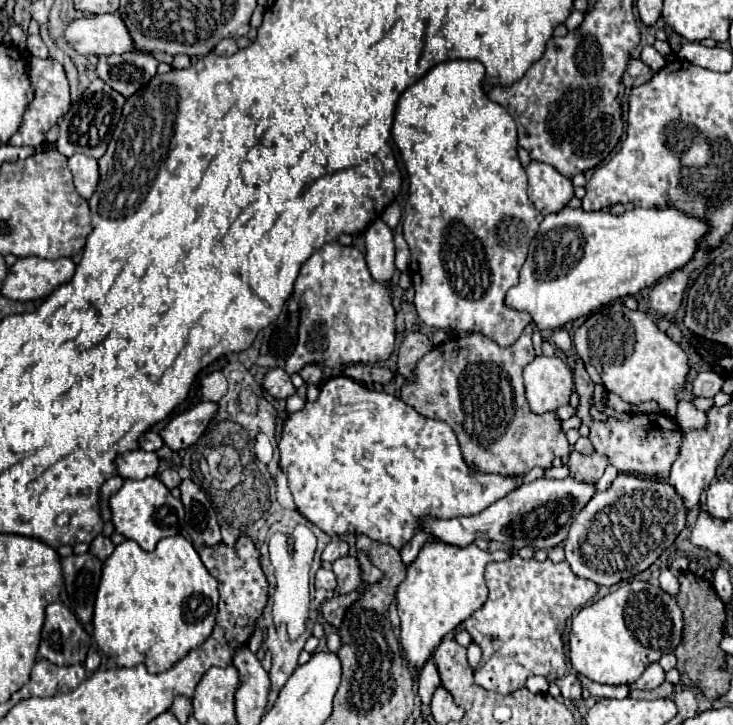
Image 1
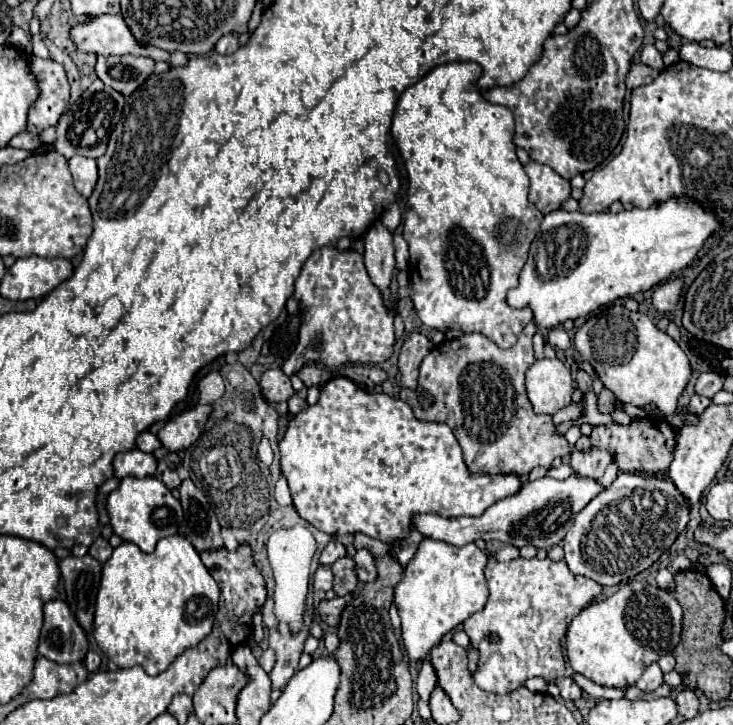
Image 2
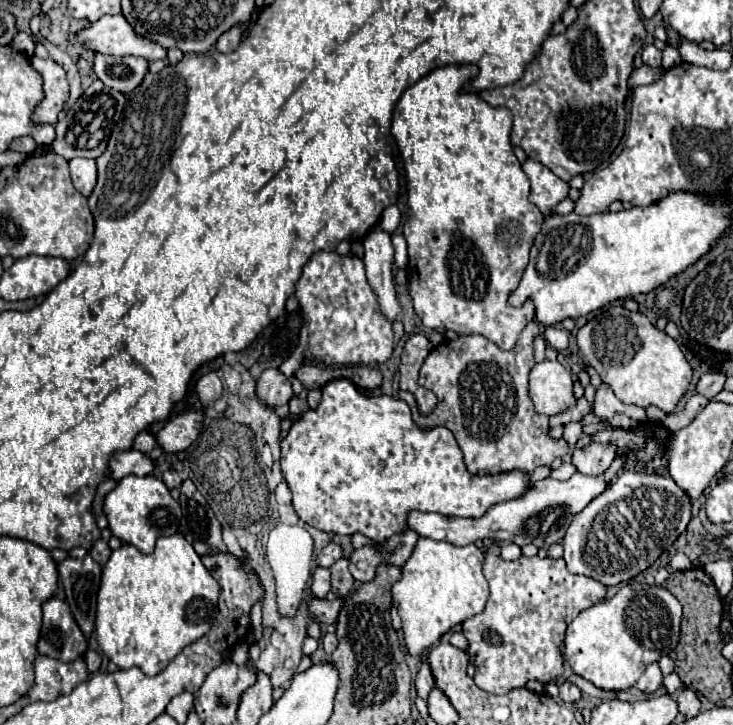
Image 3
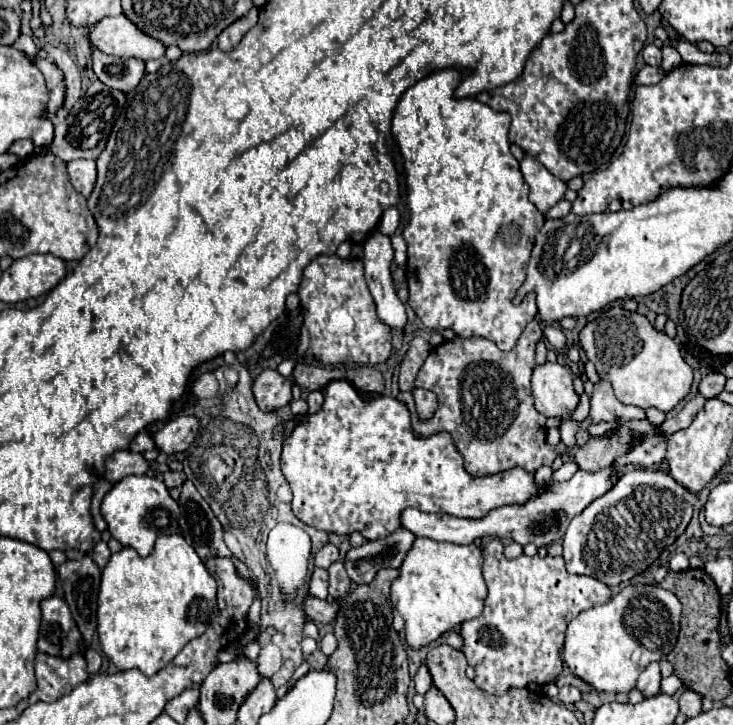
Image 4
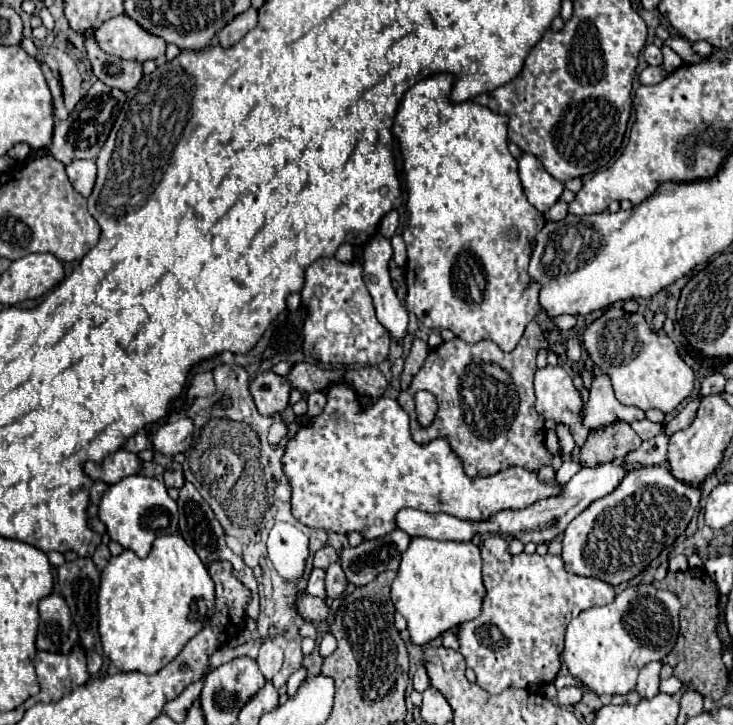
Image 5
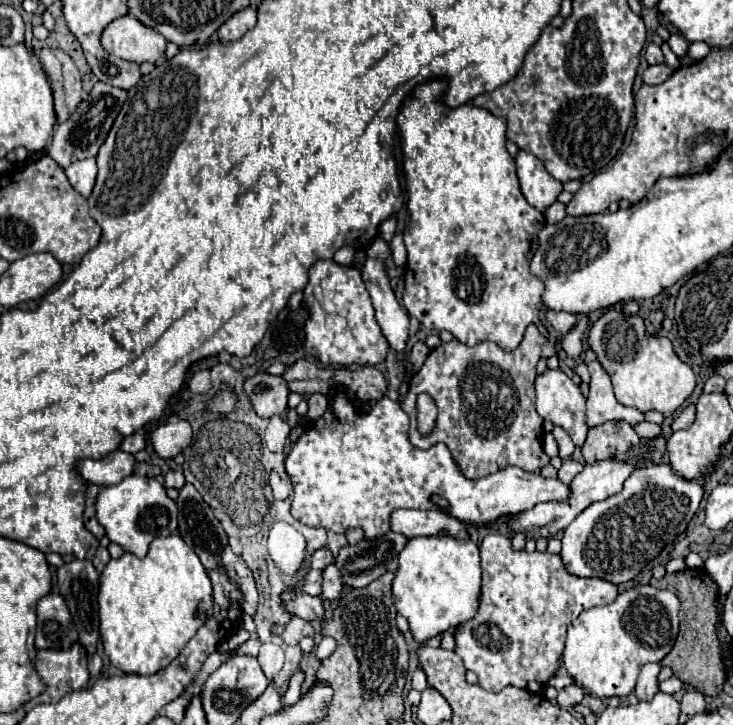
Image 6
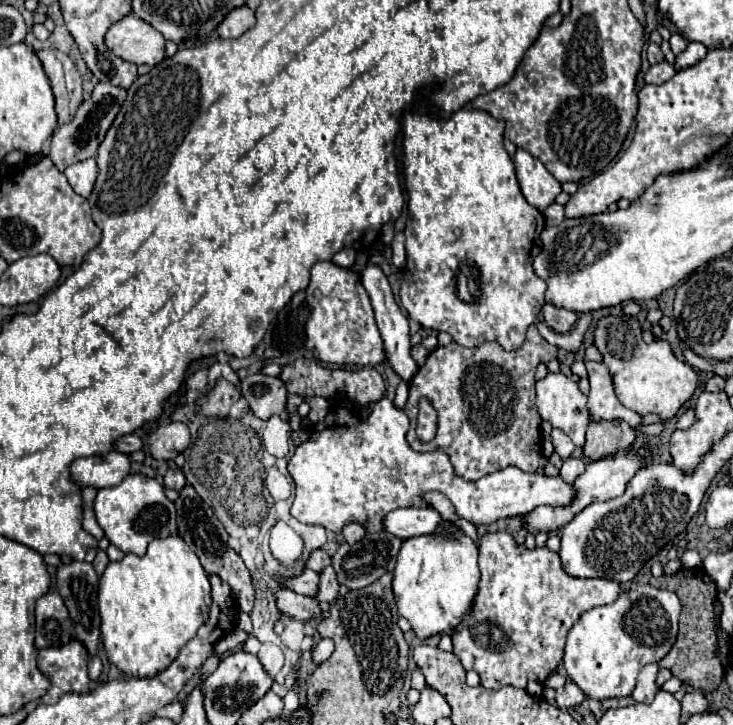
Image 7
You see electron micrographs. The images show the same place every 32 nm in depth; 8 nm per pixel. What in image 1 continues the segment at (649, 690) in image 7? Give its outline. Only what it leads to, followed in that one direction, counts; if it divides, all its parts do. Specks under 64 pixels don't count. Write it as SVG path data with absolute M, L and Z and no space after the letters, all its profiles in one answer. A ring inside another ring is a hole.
M654 662L654 664L650 664L650 666L644 670L644 674L636 680L634 686L640 688L640 690L654 690L654 688L658 688L662 682L664 682L664 670L660 668L658 662Z

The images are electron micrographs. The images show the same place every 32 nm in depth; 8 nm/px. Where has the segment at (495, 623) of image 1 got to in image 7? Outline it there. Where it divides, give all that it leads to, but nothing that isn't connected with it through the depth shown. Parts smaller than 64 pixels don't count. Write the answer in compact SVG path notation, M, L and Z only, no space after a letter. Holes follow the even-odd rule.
M488 532L478 542L480 550L480 586L472 602L472 610L468 616L462 618L458 626L452 630L452 644L454 654L460 658L464 670L474 670L480 674L480 682L488 690L498 690L502 686L516 686L526 688L528 680L544 682L550 672L558 668L564 656L564 644L568 630L578 622L578 618L592 610L594 606L604 606L614 602L622 586L614 580L598 580L588 578L580 580L574 576L568 576L562 566L556 552L550 548L534 548L528 550L524 544L518 544L510 532Z

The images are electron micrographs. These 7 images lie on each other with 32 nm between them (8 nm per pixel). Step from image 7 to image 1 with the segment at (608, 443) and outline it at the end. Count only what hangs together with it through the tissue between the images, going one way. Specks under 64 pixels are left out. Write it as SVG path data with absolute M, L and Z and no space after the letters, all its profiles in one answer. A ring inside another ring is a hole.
M570 452L570 460L568 460L568 468L570 468L570 476L574 476L576 480L584 480L584 482L598 482L598 478L604 474L608 466L608 456L594 452L592 456L584 456L580 452Z

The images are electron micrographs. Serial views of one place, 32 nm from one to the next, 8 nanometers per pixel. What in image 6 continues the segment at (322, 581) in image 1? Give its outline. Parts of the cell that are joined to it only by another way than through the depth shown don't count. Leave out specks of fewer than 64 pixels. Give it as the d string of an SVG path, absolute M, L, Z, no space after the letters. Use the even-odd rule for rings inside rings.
M308 570L306 576L304 576L304 582L298 584L296 592L318 596L320 594L320 584L322 584L322 572L320 570Z

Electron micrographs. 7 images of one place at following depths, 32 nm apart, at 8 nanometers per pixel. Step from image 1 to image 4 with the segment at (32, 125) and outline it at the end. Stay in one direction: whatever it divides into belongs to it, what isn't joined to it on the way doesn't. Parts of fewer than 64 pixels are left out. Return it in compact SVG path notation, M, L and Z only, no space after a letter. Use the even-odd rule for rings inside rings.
M36 58L34 62L36 62L36 66L40 68L40 72L46 78L46 86L48 86L48 92L50 92L48 116L52 118L56 114L56 110L60 108L60 104L64 102L64 78L62 78L62 72L56 66L52 66L48 60ZM18 140L16 144L12 144L12 148L10 148L8 152L10 152L10 154L16 154L16 156L20 156L20 158L26 158L26 156L32 154L32 150L34 150L34 146L32 146L30 140Z

